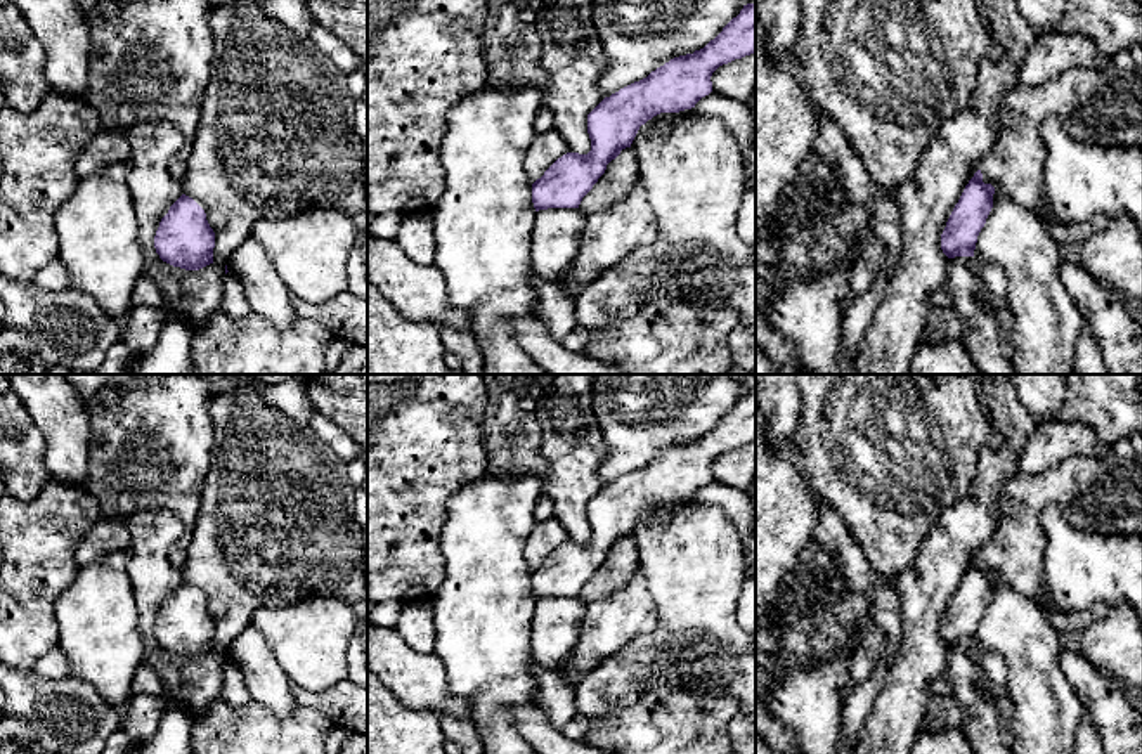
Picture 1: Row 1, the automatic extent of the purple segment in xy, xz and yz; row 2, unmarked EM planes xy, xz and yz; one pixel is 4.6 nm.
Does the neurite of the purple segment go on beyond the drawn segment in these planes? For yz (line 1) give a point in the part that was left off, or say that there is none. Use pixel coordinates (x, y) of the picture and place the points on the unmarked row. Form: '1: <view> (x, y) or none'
1: none

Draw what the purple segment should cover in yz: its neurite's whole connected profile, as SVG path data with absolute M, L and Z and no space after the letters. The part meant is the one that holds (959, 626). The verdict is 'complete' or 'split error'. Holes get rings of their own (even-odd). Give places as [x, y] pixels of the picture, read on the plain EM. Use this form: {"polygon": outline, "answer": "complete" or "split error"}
{"polygon": "M977 558L965 574L941 622L941 638L948 647L974 645L977 624L993 596L995 575L983 570Z", "answer": "complete"}

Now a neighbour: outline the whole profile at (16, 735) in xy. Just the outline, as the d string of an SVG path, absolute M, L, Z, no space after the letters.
M0 716L0 754L45 754L36 730L23 718Z

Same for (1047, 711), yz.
M995 577L993 596L981 617L974 638L976 652L996 652L1007 662L1003 693L1014 705L1014 754L1074 754L1076 726L1083 704L1061 669L1061 640L1048 615L1033 600Z

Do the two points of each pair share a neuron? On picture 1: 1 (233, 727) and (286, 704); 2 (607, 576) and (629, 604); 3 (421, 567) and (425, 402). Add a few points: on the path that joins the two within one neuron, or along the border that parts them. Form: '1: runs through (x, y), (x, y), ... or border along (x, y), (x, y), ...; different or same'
1: border along (252, 699), (278, 714), (290, 714), (298, 706); different
2: border along (638, 564), (633, 576), (621, 588), (588, 604); different
3: runs through (420, 526), (420, 444); same

